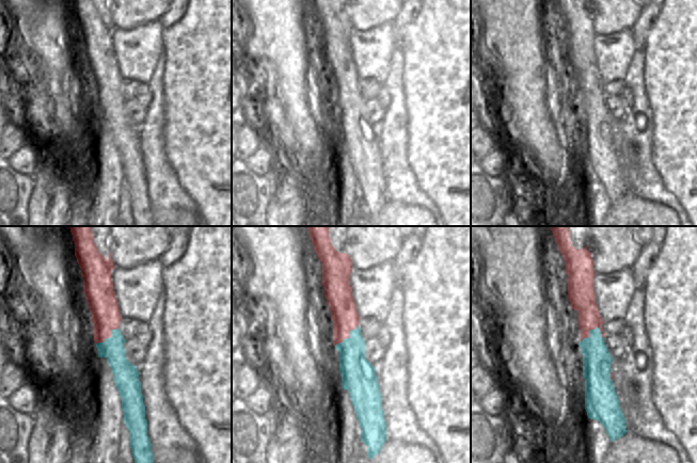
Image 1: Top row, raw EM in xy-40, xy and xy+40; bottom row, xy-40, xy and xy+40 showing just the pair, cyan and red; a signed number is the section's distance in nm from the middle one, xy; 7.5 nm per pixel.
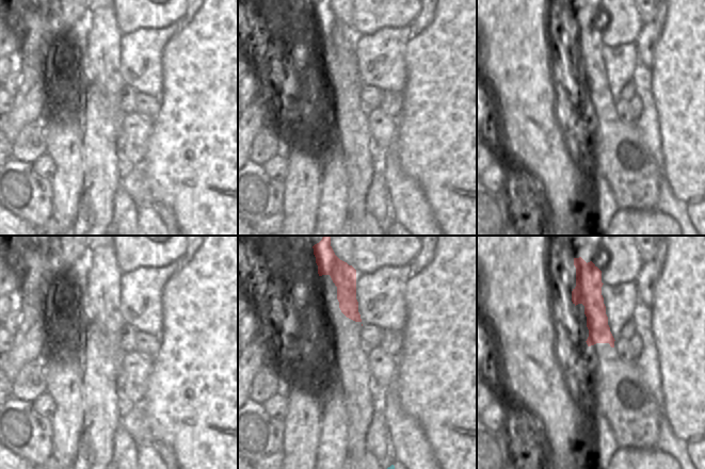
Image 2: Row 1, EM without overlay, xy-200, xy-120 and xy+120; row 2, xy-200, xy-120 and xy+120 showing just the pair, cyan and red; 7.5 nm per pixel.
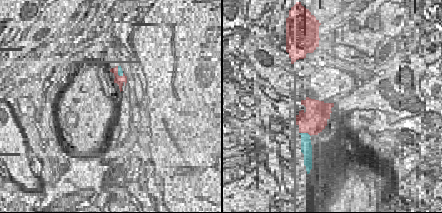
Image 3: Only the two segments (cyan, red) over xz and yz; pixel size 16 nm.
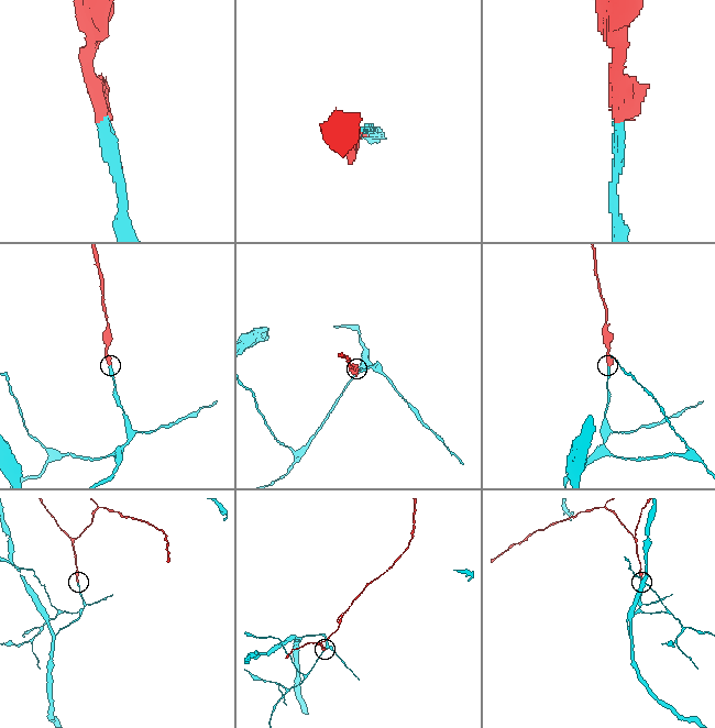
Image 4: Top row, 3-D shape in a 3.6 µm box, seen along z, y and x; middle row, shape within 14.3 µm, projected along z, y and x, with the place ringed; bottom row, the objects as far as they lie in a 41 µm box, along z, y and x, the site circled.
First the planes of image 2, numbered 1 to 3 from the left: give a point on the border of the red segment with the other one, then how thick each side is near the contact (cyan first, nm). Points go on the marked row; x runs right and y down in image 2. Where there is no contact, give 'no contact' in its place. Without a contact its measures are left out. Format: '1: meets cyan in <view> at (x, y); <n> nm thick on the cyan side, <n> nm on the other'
1: no contact
2: no contact
3: no contact

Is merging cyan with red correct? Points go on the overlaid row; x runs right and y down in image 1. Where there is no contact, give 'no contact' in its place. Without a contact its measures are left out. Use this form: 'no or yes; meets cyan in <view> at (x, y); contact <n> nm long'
yes; meets cyan in xy+40 at (589, 332); contact 180 nm long

